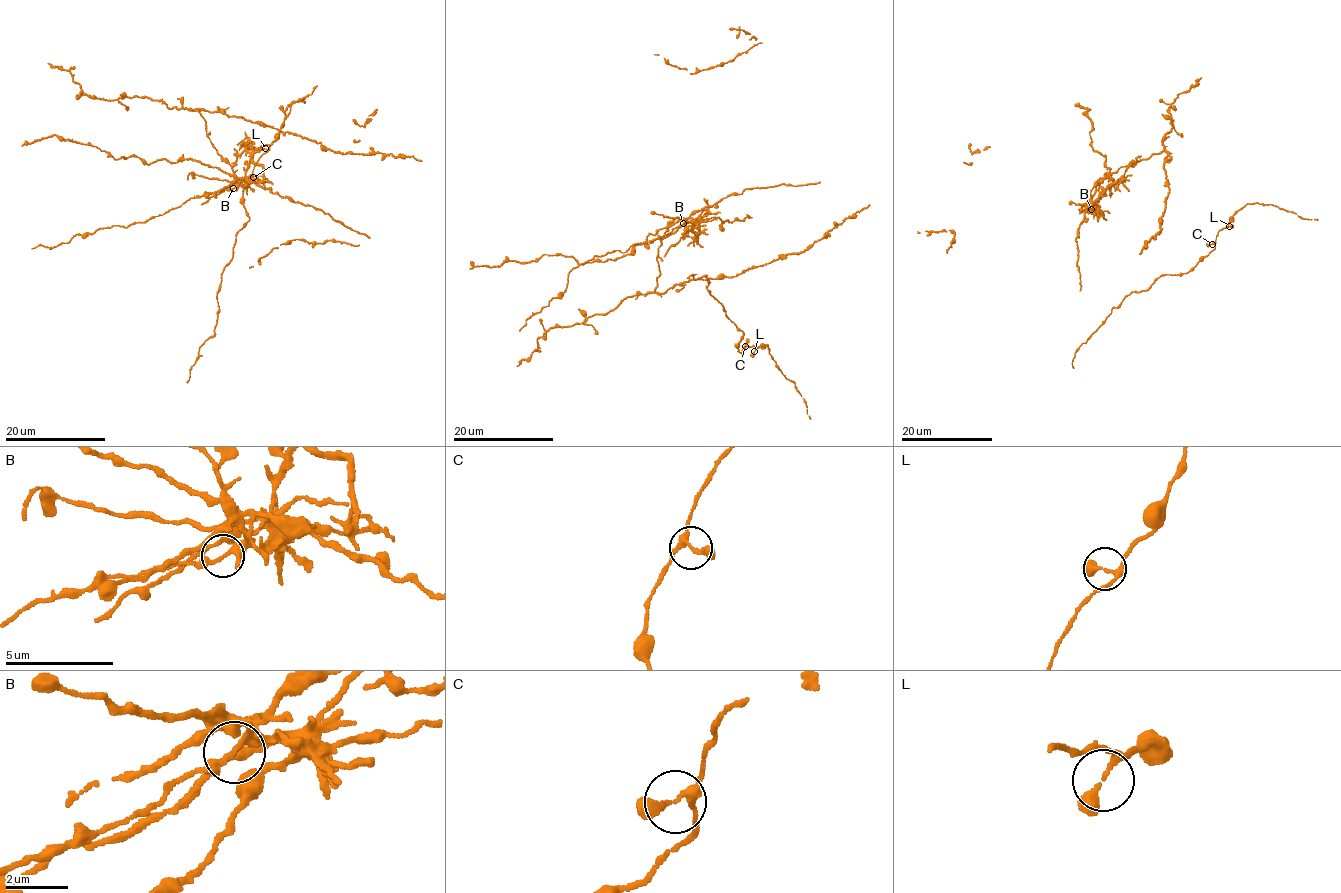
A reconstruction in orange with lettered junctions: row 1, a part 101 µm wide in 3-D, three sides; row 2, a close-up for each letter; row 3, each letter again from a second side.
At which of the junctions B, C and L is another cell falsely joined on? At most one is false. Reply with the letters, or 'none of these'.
B

